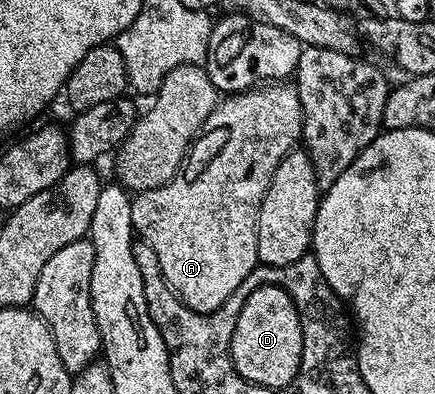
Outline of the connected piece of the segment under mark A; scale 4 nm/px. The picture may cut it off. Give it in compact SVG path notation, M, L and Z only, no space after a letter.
M266 83L245 93L231 93L223 96L208 115L178 174L167 185L133 198L135 234L152 247L164 279L190 309L197 313L216 311L259 264L258 216L262 200L276 167L299 144L301 136L302 103L293 84Z

